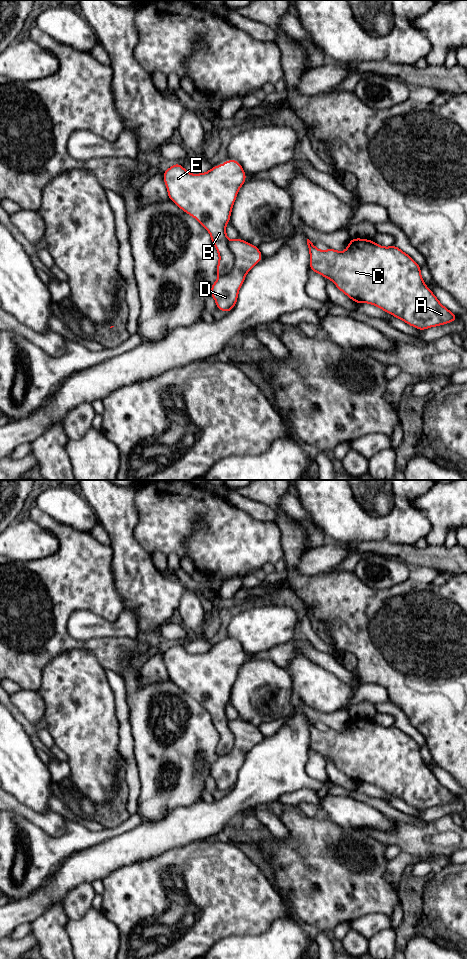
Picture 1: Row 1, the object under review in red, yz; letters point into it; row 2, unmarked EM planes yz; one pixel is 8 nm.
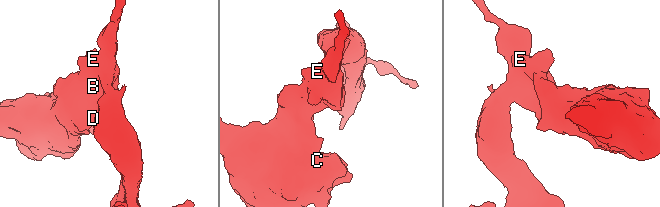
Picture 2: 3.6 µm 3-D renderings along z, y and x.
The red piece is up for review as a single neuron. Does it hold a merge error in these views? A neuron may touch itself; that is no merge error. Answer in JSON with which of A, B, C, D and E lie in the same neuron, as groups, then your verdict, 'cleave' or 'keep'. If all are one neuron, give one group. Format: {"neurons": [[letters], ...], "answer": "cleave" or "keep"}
{"neurons": [["A", "C", "D"], ["B", "E"]], "answer": "cleave"}

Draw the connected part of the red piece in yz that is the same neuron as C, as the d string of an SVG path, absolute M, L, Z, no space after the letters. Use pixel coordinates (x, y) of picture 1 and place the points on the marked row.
M361 238L351 239L344 252L332 248L319 250L309 239L307 245L309 269L330 279L355 303L372 304L420 331L457 320L457 315L444 307L426 286L421 267L396 245L384 247Z

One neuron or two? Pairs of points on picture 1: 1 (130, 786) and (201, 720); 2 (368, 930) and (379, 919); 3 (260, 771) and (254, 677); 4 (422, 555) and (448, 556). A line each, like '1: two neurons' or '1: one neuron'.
1: two neurons
2: one neuron
3: two neurons
4: one neuron

